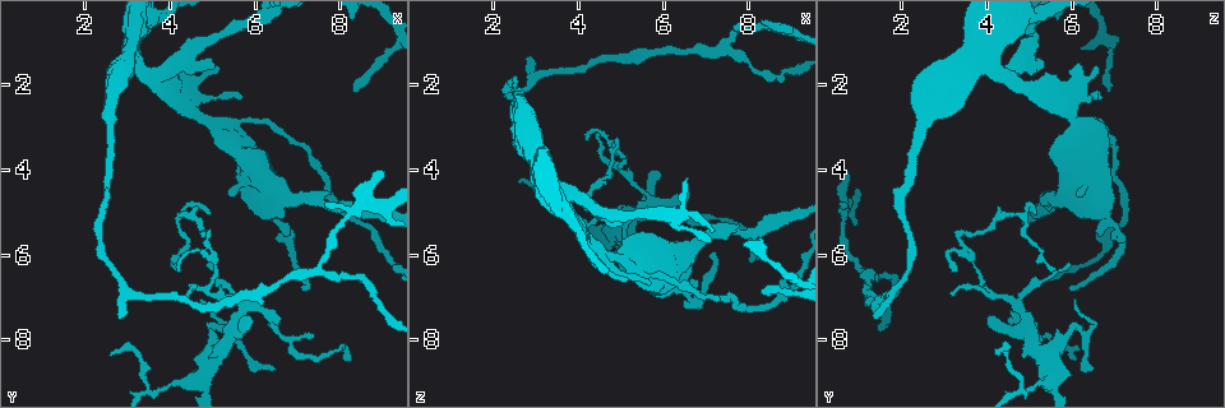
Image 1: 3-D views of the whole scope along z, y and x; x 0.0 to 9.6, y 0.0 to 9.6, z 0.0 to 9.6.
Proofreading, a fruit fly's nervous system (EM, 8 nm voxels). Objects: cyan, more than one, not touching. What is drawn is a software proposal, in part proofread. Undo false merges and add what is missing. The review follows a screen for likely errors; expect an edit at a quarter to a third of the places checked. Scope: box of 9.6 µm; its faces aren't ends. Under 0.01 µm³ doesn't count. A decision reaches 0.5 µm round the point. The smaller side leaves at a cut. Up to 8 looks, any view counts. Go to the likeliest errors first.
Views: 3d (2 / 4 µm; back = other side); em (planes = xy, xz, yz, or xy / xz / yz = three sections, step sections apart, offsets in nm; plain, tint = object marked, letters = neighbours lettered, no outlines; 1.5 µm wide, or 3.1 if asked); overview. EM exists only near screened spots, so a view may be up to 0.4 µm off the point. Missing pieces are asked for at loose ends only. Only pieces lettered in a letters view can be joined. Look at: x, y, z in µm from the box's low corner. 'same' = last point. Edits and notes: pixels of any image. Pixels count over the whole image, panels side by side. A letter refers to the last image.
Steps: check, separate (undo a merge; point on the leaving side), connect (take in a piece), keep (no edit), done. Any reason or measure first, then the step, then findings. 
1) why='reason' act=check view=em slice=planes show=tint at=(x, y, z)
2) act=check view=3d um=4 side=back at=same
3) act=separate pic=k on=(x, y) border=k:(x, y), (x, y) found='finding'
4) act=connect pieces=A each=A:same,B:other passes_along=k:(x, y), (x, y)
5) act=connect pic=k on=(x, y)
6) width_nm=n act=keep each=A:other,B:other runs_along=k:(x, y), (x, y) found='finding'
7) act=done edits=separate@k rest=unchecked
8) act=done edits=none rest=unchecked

why='four arms meet' act=check view=em slice=xz step=8 show=tint at=(2.65, 2.20, 2.90)

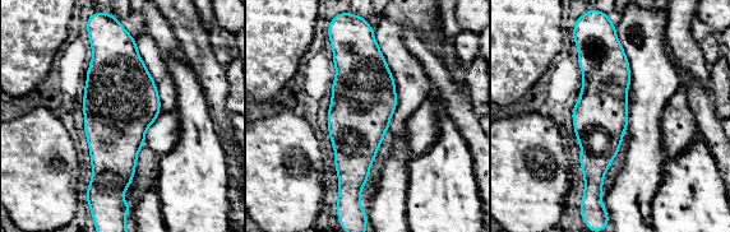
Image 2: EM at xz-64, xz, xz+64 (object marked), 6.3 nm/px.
act=check view=em slice=yz step=4 show=letters at=same

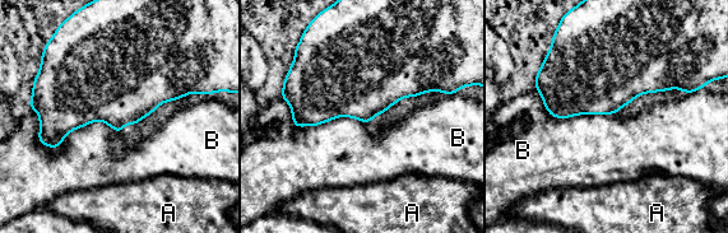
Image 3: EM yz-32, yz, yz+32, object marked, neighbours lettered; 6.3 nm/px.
width_nm=140 longest_contact=B:600nm act=keep each=A:other,B:other found='one neuron here'

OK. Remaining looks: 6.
why='branch stops here' act=check view=em slice=planes show=letters at=(9.10, 4.05, 0.70)

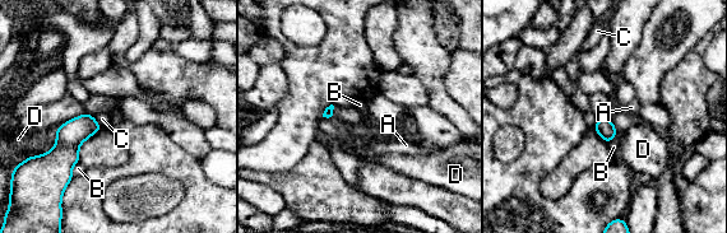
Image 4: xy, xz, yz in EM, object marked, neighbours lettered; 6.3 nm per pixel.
longest_contact=C:110nm act=keep each=A:other,B:other,C:other,D:other border=4:(78, 162), (72, 168), (73, 177) found='none of them fits'

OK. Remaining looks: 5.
why='thin end' act=check view=em um=3.1 slice=planes show=plain at=(5.40, 4.60, 6.15)

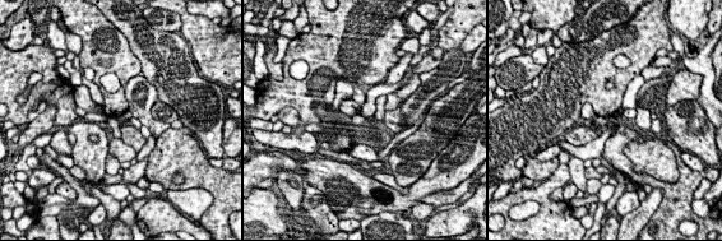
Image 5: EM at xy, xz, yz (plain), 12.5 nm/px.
why='what lies round it' act=check view=em um=3.1 slice=planes show=letters at=same

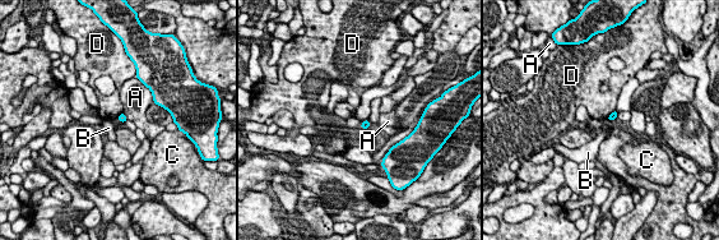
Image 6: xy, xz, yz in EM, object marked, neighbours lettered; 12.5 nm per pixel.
width_nm=90 act=keep each=A:other,B:other,C:other,D:other border=6:(362, 121), (360, 127) found='none of them fits'

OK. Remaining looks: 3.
act=done edits=none rest=unchecked

